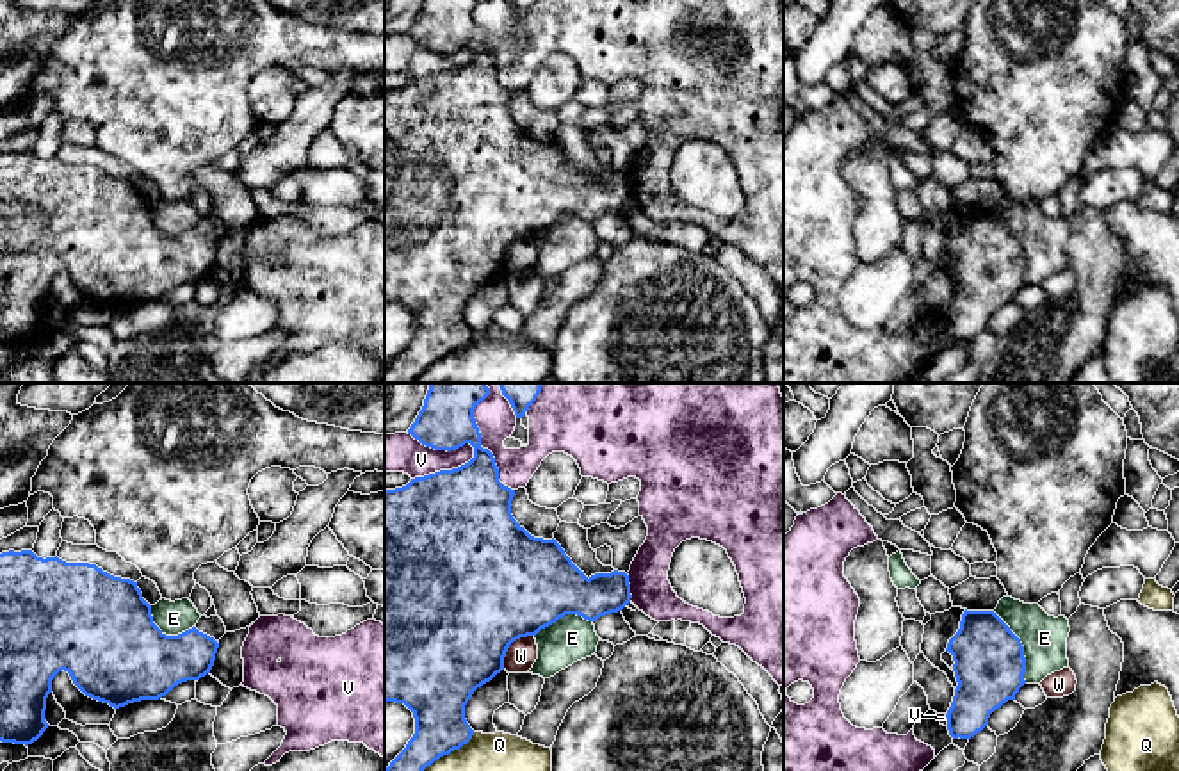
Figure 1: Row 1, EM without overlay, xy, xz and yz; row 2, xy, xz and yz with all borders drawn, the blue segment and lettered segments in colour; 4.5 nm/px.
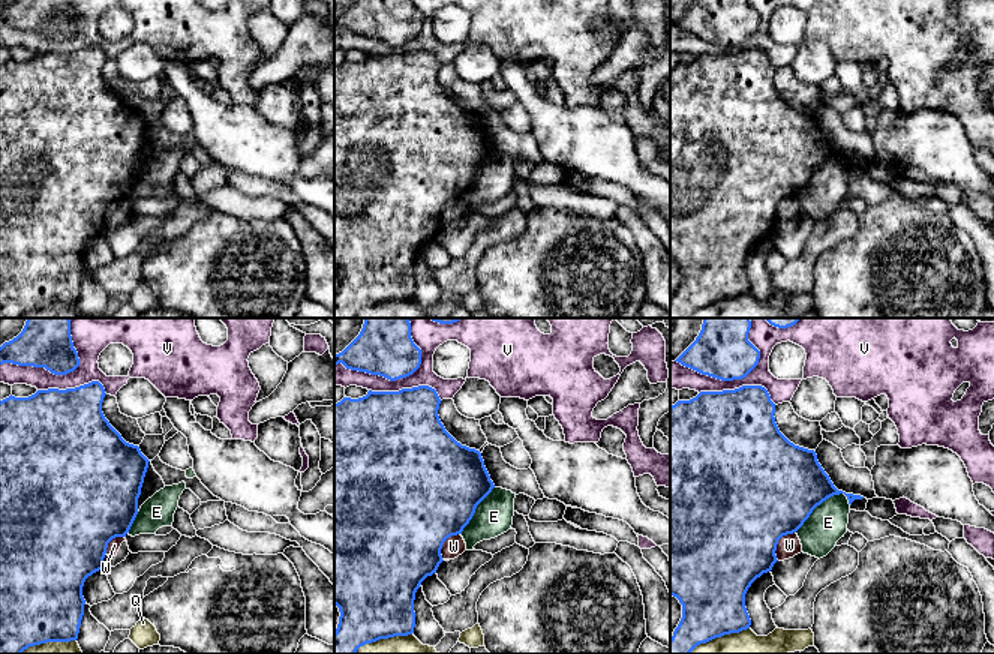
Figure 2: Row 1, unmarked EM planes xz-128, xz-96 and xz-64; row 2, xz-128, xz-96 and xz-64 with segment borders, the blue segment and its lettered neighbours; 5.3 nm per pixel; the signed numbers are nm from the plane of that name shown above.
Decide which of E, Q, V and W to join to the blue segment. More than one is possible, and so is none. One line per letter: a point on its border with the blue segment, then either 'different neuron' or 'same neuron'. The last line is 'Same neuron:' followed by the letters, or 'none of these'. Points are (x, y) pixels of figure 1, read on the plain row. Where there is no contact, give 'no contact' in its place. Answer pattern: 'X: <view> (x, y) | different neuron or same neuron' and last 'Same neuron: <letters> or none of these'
E: yz (1023, 248) | different neuron
Q: xz (442, 357) | different neuron
V: xz (444, 50) | different neuron
W: xz (510, 244) | different neuron
Same neuron: none of these

